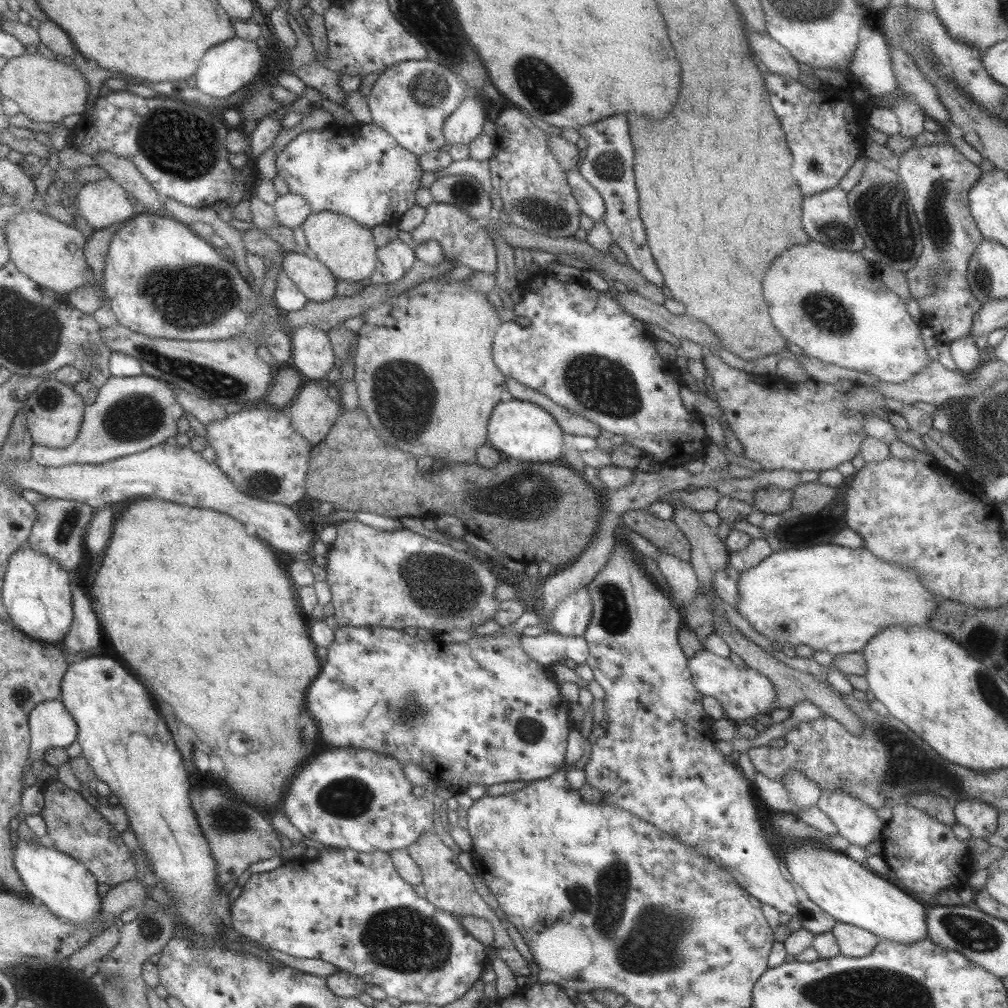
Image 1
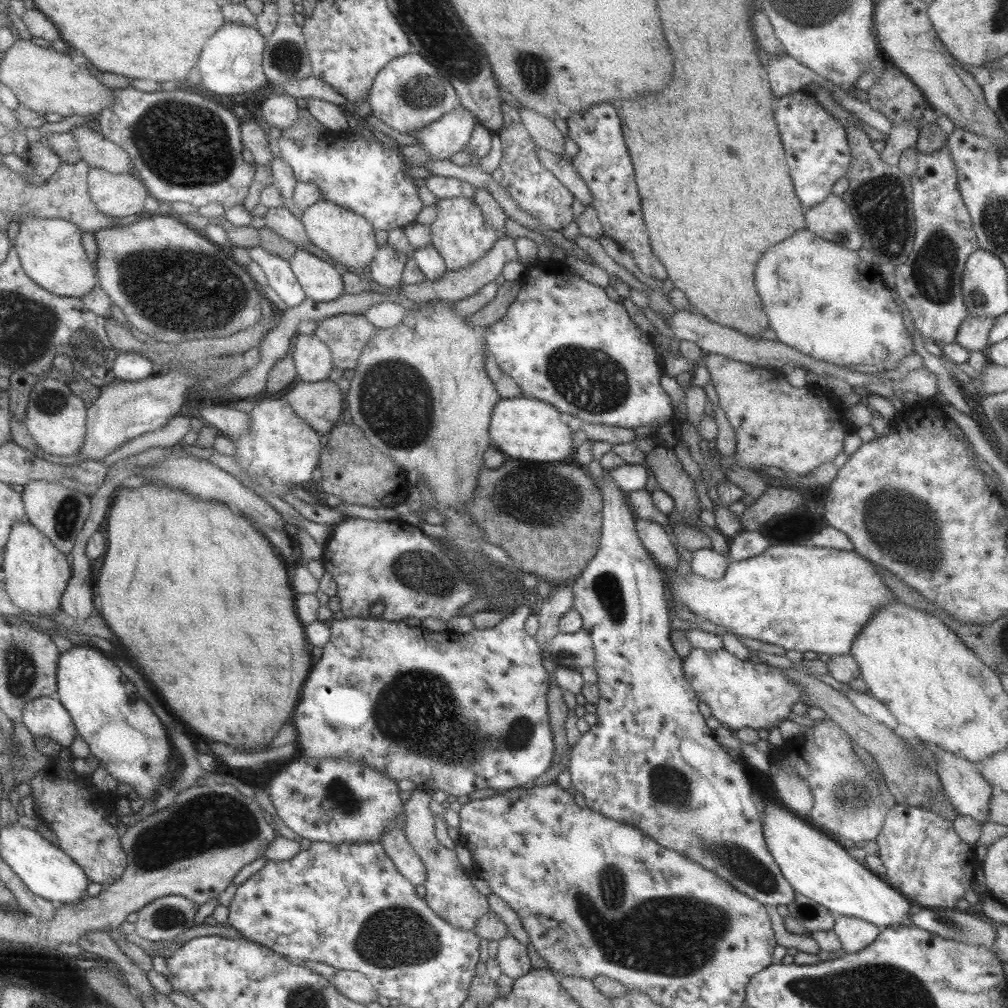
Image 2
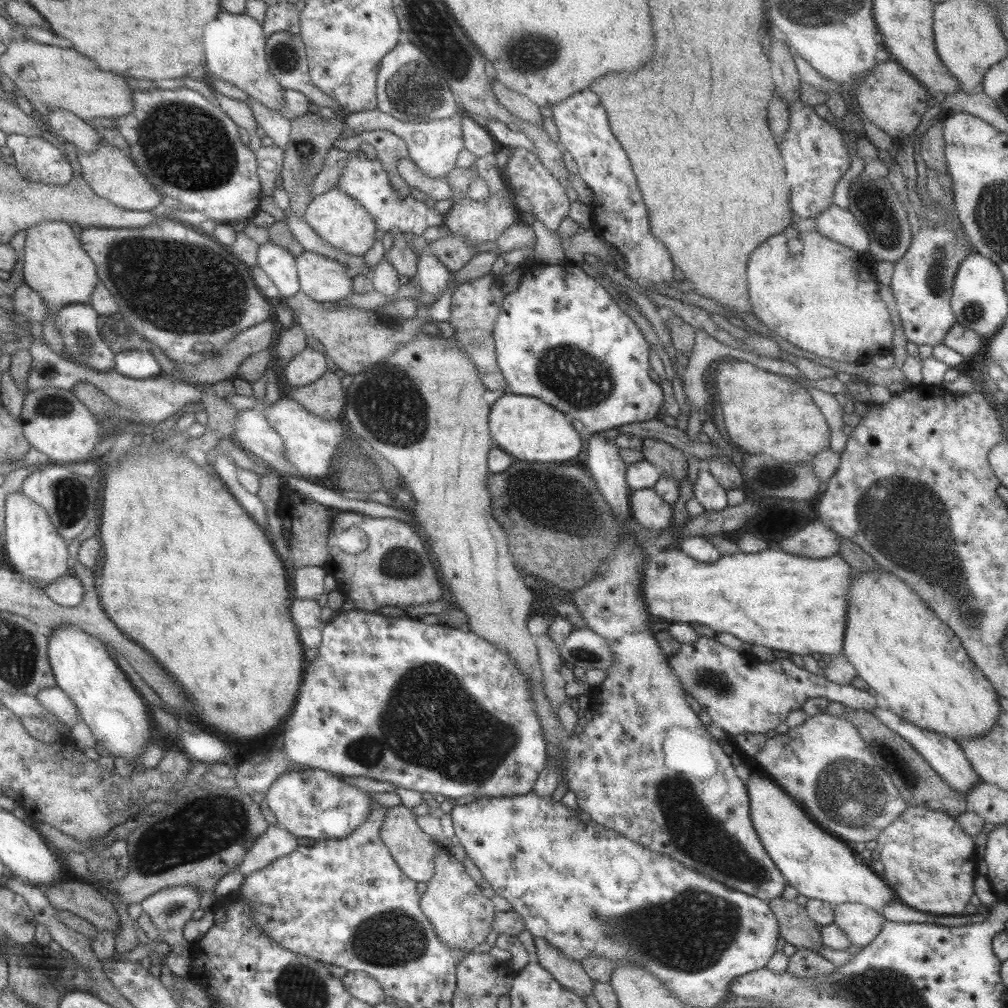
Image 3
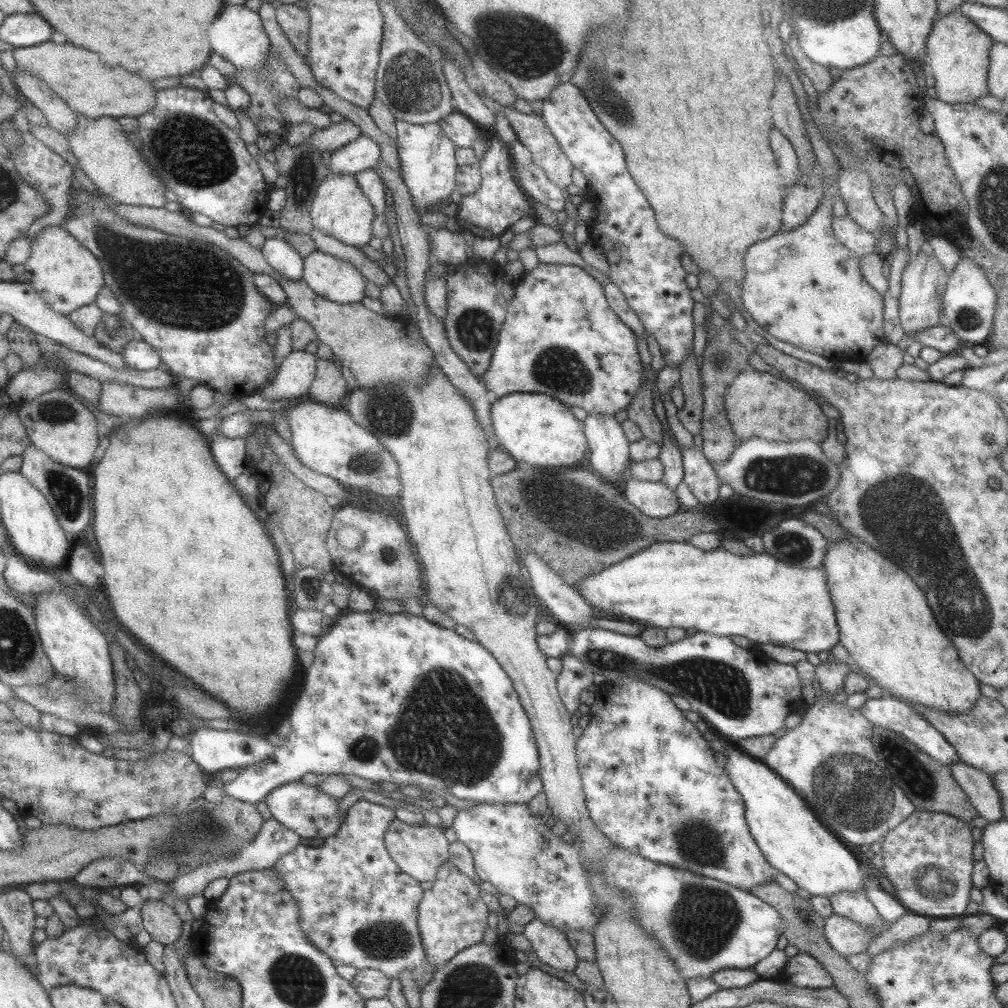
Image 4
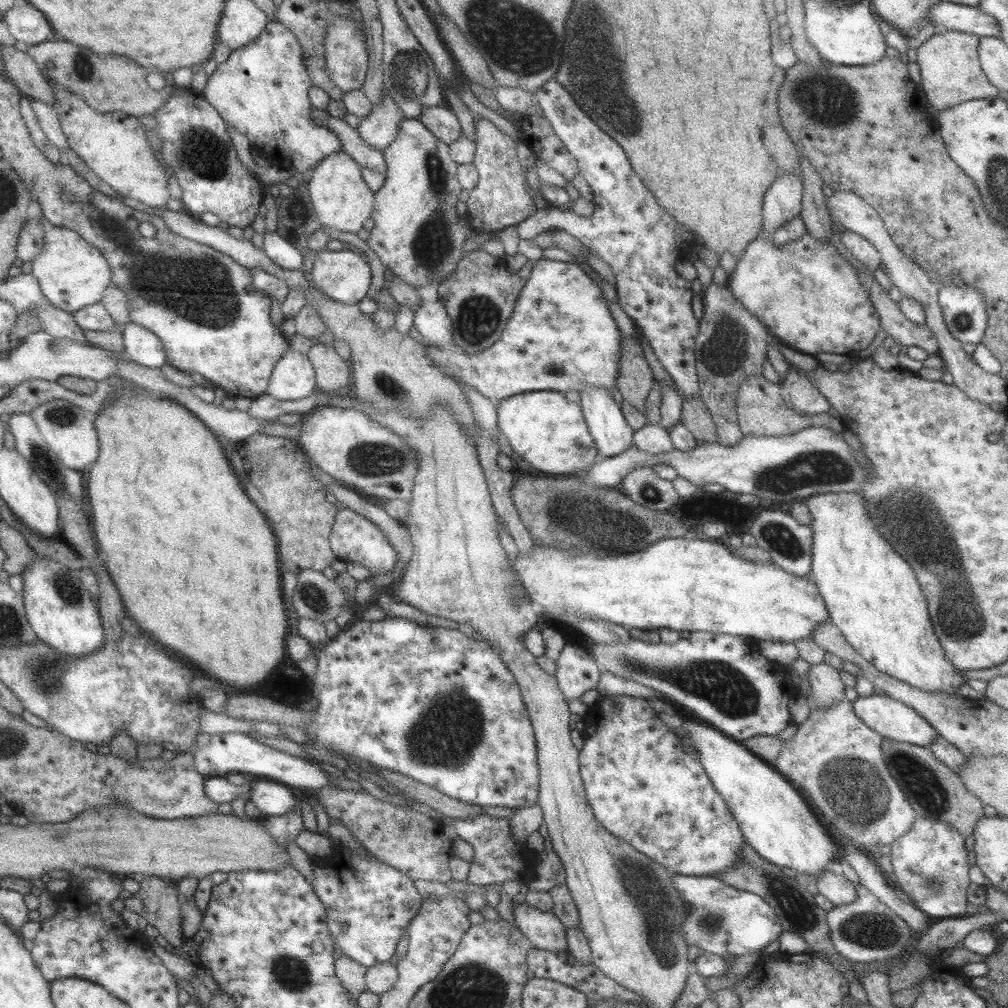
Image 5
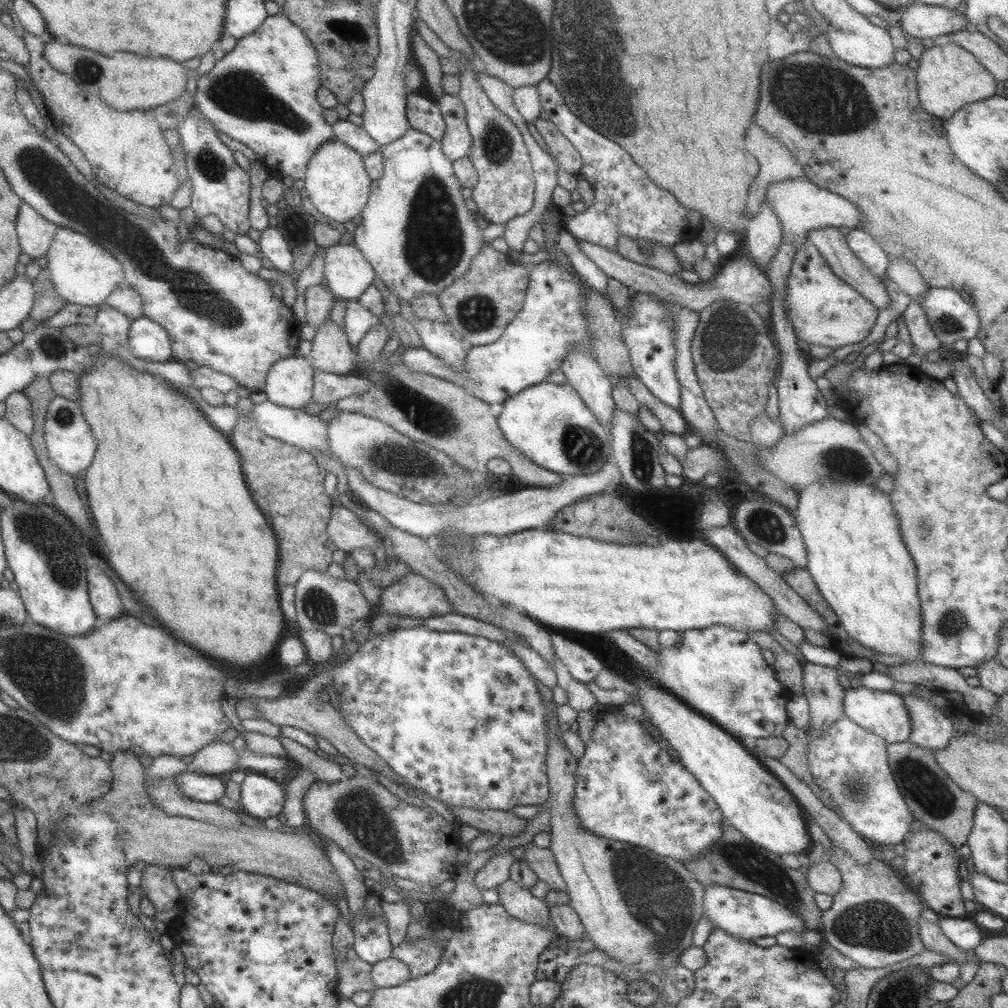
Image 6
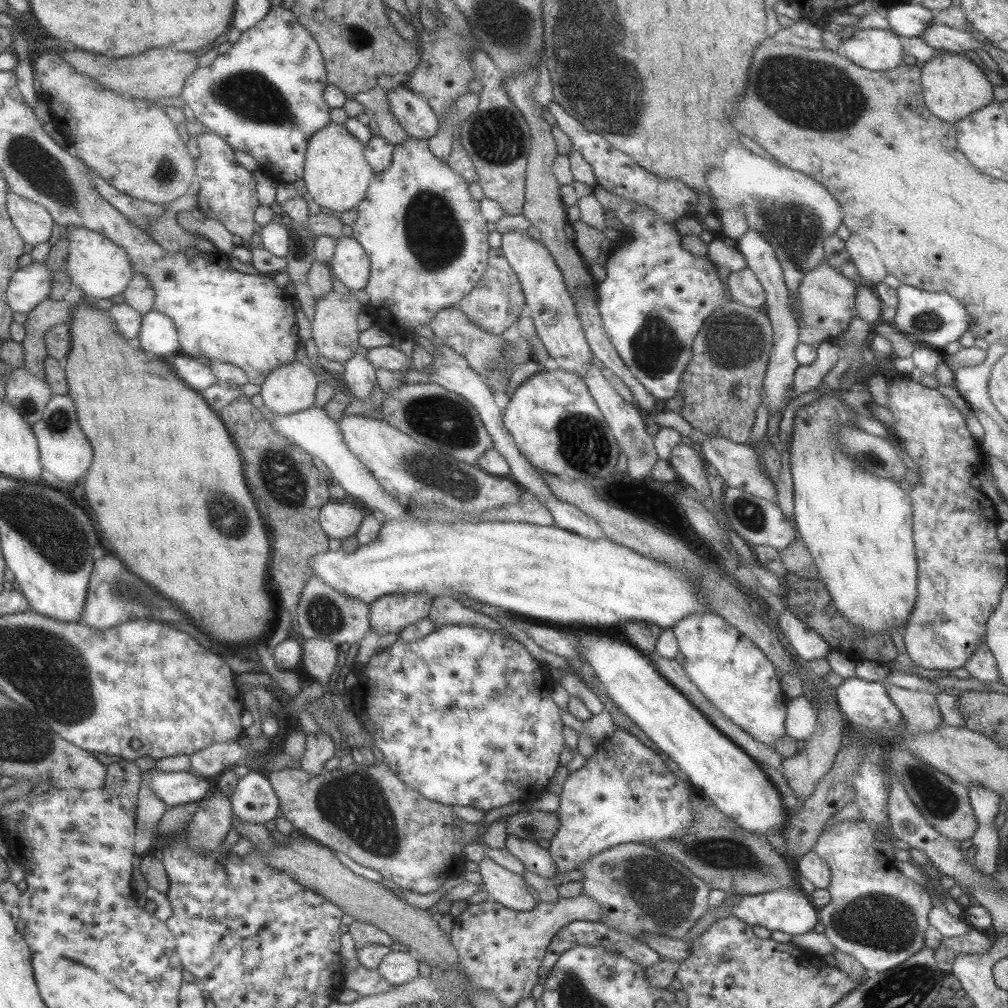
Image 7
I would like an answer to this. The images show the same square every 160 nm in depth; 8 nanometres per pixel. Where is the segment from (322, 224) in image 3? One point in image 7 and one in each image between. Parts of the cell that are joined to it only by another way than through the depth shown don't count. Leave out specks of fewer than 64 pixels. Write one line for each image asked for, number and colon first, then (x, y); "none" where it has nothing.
4: (340, 209)
5: (341, 200)
6: (336, 183)
7: (336, 175)

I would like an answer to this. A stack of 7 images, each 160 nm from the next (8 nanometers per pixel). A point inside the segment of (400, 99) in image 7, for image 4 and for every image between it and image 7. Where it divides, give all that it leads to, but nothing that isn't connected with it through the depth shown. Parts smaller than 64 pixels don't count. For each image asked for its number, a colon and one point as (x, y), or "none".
4: (458, 128)
5: (439, 120)
6: (422, 113)

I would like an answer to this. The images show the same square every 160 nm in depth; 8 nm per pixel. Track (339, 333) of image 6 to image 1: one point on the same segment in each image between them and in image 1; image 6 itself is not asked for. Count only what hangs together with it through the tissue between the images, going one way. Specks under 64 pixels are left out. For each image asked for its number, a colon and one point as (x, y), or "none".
1: (311, 414)
2: (320, 404)
3: (324, 397)
4: (328, 387)
5: (331, 373)

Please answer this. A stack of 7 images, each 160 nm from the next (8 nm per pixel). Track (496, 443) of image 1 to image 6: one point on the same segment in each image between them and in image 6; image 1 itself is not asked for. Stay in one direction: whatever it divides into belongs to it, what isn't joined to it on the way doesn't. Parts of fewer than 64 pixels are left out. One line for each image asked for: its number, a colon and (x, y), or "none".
2: (525, 428)
3: (529, 429)
4: (535, 429)
5: (547, 431)
6: (549, 424)

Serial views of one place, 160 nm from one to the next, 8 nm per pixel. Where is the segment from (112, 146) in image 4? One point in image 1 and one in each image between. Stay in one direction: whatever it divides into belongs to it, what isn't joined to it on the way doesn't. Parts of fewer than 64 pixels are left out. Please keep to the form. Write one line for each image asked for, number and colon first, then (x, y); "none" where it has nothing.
1: (103, 202)
2: (117, 195)
3: (110, 172)

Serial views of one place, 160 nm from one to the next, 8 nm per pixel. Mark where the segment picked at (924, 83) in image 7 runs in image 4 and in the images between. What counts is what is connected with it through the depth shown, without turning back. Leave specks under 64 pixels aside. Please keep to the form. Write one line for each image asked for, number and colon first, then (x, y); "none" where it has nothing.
4: (956, 50)
5: (950, 73)
6: (948, 77)

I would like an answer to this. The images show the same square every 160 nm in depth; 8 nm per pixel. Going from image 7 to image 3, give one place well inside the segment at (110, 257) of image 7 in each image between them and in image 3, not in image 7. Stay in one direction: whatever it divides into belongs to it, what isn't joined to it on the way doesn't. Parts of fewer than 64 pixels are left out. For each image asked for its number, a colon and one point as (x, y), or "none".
3: (52, 262)
4: (60, 269)
5: (71, 273)
6: (82, 272)

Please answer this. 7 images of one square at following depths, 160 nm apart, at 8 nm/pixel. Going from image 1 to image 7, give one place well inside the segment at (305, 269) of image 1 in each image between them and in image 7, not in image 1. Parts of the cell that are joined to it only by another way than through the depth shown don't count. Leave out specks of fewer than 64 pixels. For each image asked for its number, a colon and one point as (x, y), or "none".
2: (318, 280)
3: (324, 280)
4: (333, 279)
5: (344, 276)
6: (346, 274)
7: (350, 265)

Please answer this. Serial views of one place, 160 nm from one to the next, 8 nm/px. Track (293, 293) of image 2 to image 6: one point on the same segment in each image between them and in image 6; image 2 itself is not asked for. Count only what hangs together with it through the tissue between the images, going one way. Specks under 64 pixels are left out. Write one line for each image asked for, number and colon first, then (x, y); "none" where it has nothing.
3: (279, 266)
4: (278, 253)
5: (279, 251)
6: (273, 246)

